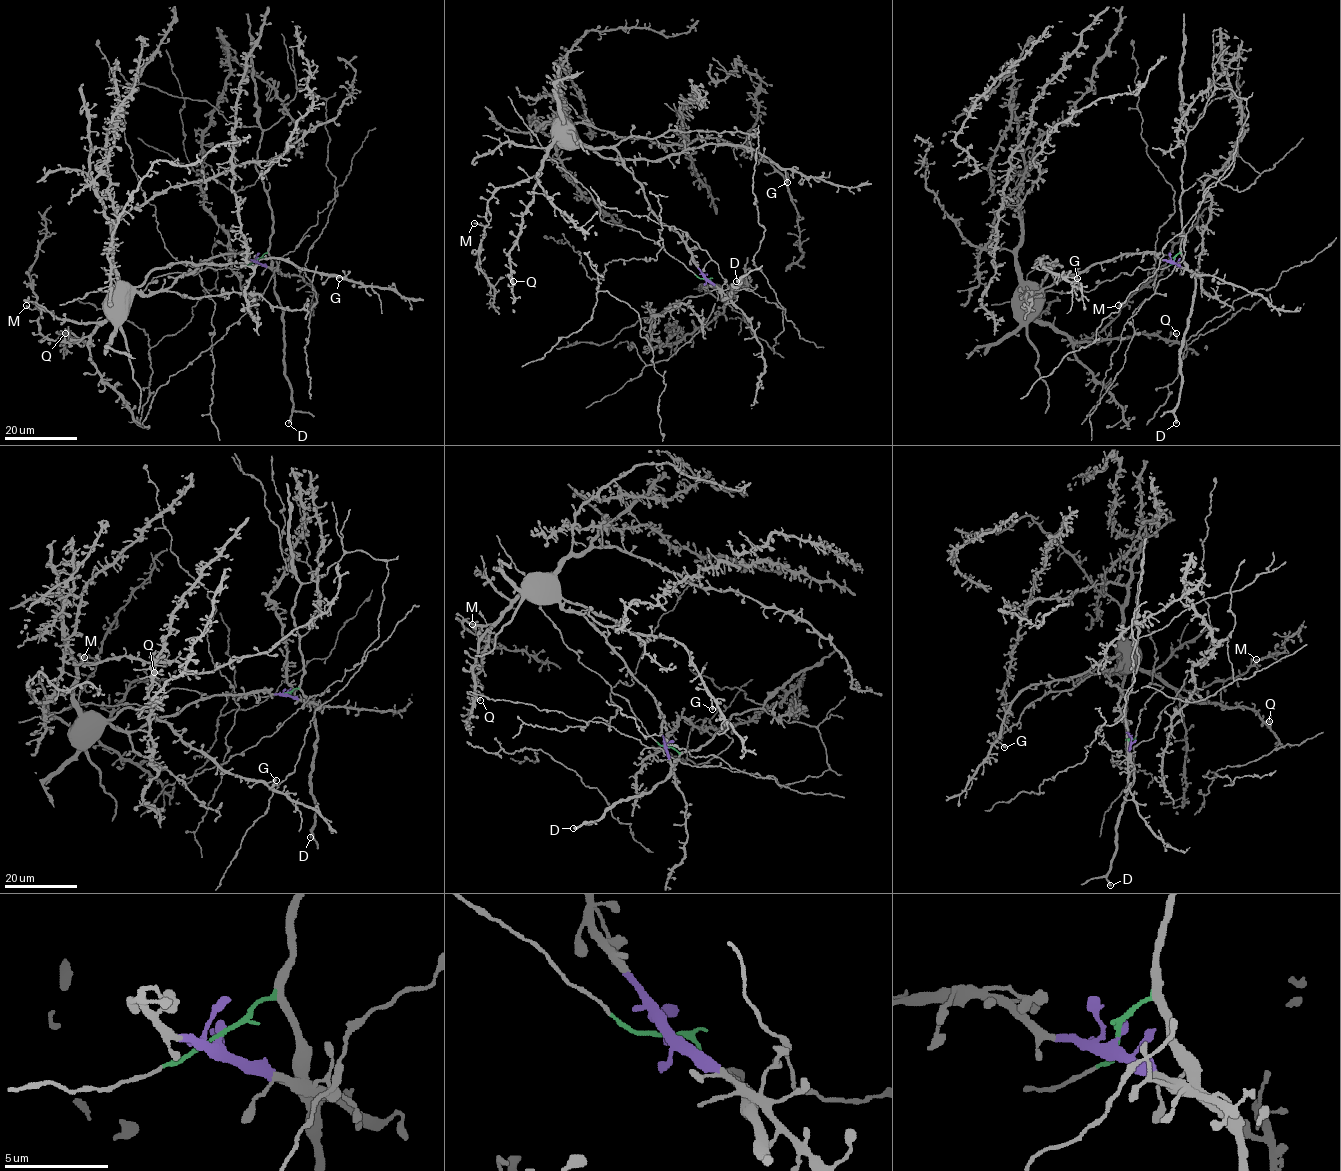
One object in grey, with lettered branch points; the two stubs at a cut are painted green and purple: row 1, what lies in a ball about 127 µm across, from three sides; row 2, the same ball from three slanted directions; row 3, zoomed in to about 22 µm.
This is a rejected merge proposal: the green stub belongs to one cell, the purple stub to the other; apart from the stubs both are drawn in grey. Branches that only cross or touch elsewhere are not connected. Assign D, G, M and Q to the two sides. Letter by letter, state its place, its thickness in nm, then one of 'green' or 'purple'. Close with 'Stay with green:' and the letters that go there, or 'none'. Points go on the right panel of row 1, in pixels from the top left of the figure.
D: place (1176, 423); calibre 440 nm; green
G: place (1077, 278); calibre 420 nm; purple
M: place (1118, 305); calibre 380 nm; purple
Q: place (1176, 333); calibre 480 nm; purple
Stay with green: D

